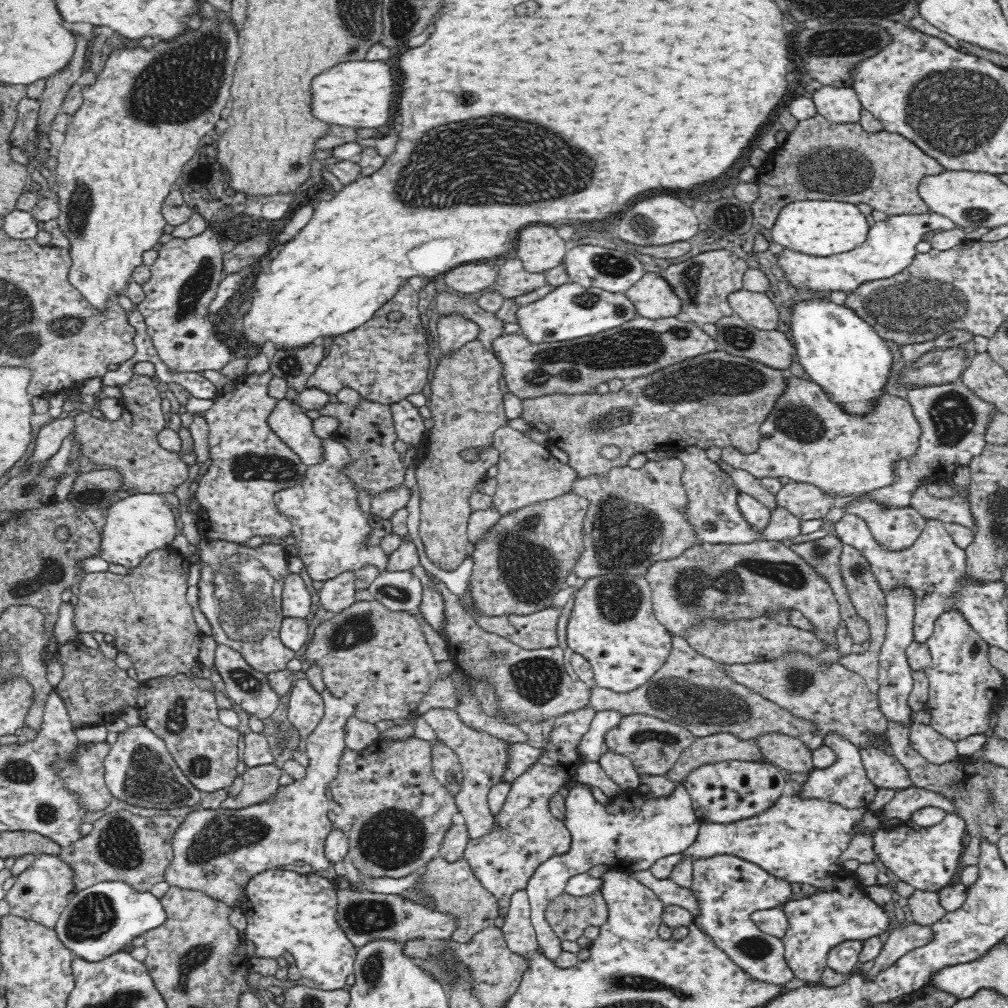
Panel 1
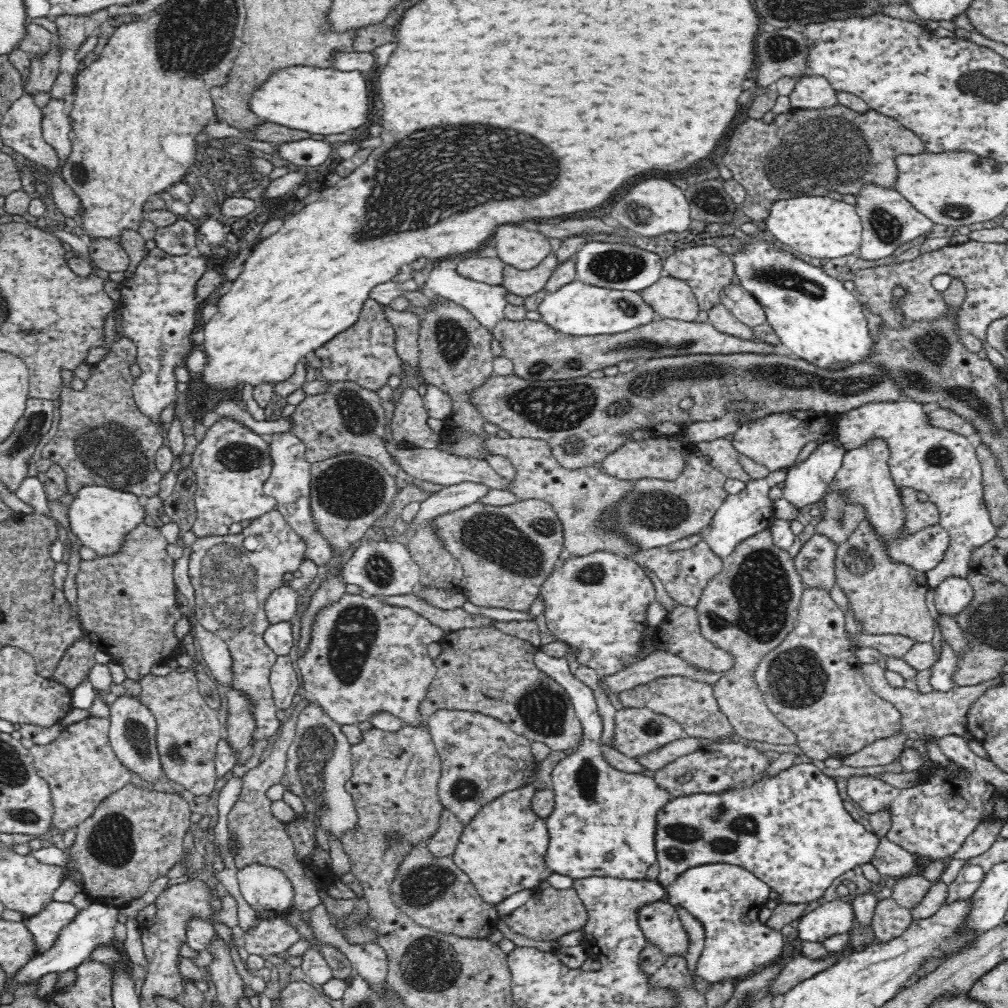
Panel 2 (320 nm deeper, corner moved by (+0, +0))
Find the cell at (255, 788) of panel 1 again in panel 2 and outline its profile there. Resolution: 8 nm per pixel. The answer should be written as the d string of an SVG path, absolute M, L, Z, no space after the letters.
M306 698L300 700L290 718L281 725L269 756L244 774L240 800L232 806L227 816L230 838L235 842L235 846L242 847L242 852L238 852L238 856L235 858L237 868L240 870L252 866L252 864L261 864L284 872L295 891L293 907L302 912L308 912L320 904L320 892L318 892L318 886L306 876L306 870L304 870L306 864L303 864L303 860L300 860L296 854L296 847L292 843L293 838L286 830L286 823L278 820L272 814L270 809L272 800L268 798L268 788L274 784L284 783L287 750L295 737L297 714L306 703Z

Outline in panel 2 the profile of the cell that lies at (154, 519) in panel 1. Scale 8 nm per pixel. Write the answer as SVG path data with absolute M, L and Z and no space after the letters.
M86 486L76 492L74 500L69 505L68 517L74 534L82 544L92 548L98 555L112 556L118 554L129 535L146 522L146 508L143 498L136 493L122 492L120 489L101 486Z

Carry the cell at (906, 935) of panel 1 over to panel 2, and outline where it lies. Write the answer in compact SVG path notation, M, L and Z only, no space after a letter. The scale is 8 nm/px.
M885 894L880 898L872 919L875 942L885 944L903 936L913 920L910 911L899 906L888 894Z

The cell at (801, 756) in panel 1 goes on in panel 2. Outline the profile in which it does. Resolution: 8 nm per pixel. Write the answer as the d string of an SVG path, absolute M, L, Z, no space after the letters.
M772 530L758 532L734 548L724 561L724 570L708 582L695 606L700 631L712 643L734 653L737 665L714 688L720 709L726 713L737 738L795 749L797 738L770 712L752 676L761 658L776 648L794 628L800 612L804 583L788 551L774 543Z

